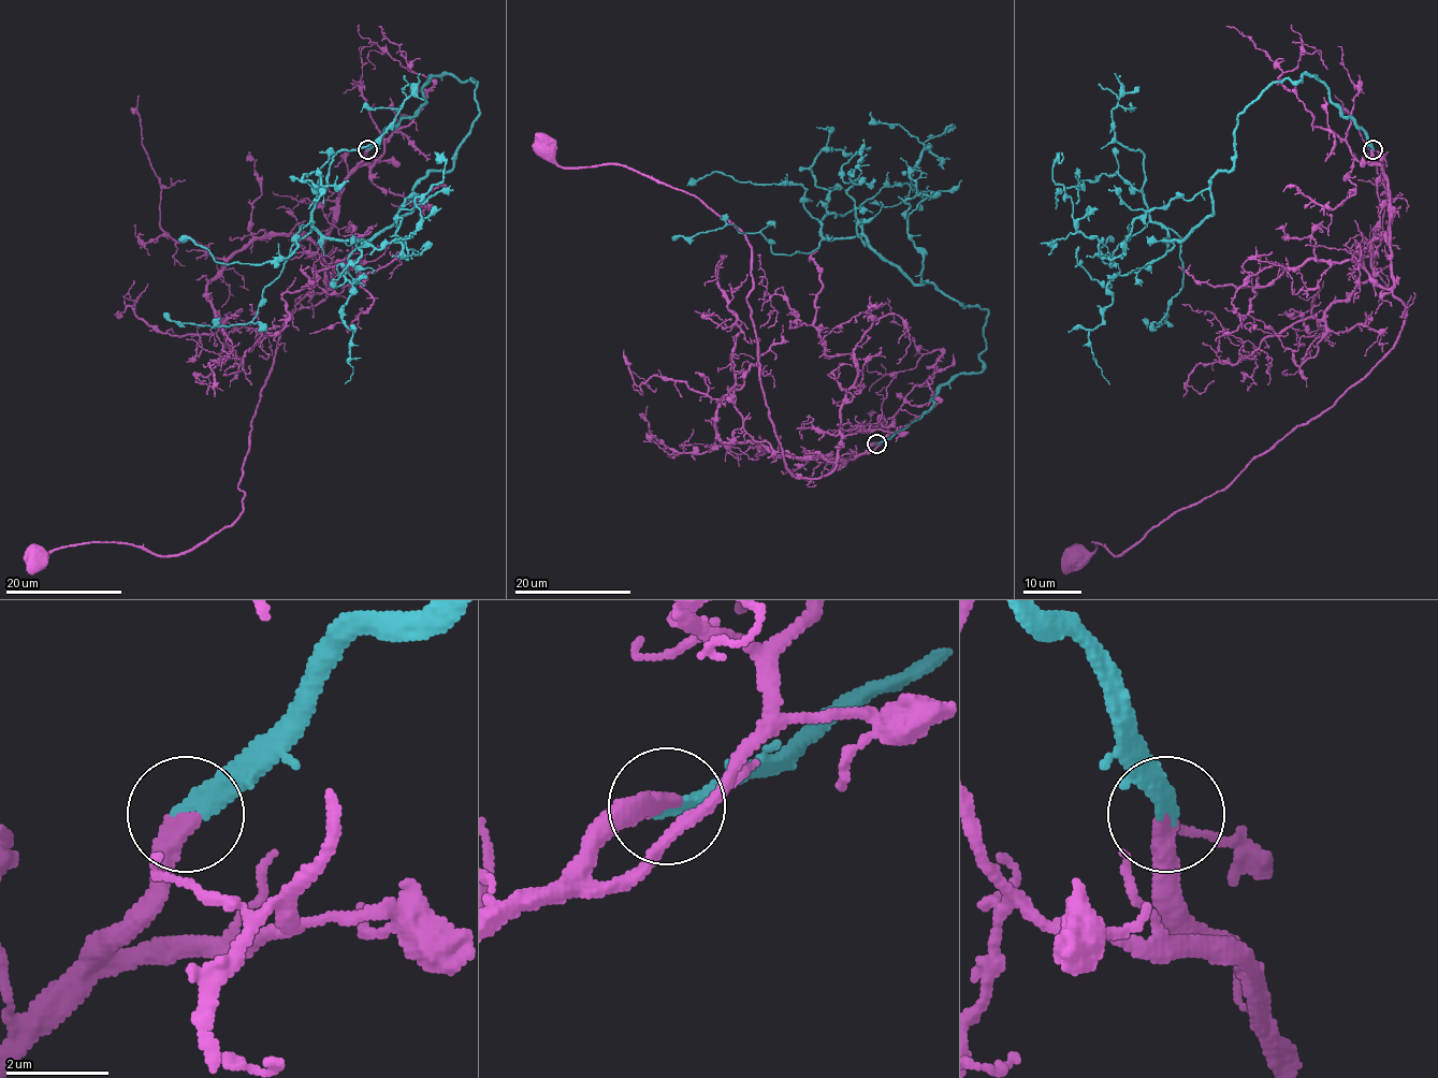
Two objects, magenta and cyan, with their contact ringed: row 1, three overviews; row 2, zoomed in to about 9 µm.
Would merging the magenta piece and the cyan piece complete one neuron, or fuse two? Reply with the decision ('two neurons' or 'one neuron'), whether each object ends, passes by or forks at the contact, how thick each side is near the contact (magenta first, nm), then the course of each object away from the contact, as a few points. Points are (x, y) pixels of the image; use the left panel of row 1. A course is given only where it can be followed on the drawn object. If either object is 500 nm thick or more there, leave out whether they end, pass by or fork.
one neuron; magenta ends there; cyan ends there; 400 nm thick on the magenta side, 340 nm on the other; magenta runs (367, 148), (323, 246), (327, 296), (286, 319), (250, 421), (237, 518), (184, 553), (86, 542), (35, 557); cyan runs (367, 148), (433, 75), (477, 82), (470, 134), (414, 208), (327, 238), (331, 159), (401, 106), (360, 112)

